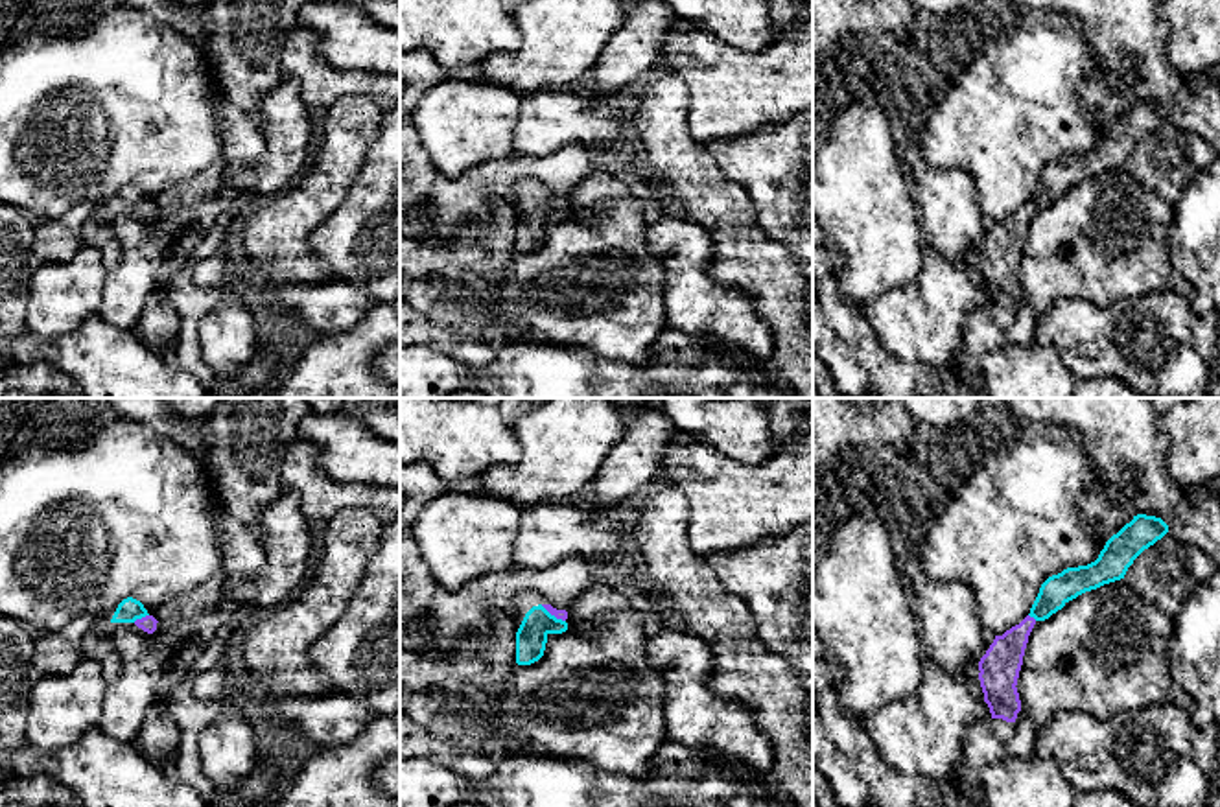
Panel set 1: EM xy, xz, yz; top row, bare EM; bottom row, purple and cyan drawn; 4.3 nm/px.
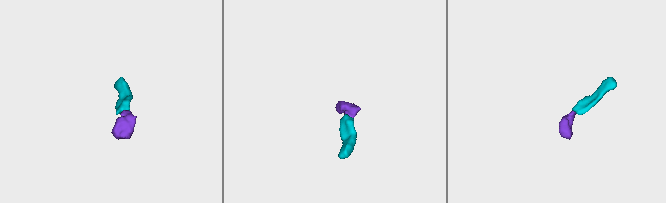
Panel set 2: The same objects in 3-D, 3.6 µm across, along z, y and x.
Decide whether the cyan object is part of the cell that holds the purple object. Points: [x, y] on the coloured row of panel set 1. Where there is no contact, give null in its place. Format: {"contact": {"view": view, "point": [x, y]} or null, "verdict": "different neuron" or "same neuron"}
{"contact": {"view": "xz", "point": [553, 614]}, "verdict": "same neuron"}

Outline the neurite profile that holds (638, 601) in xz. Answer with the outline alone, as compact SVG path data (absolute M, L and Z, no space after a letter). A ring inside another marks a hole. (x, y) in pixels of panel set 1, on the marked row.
M623 584L623 595L627 597L630 610L641 612L652 621L662 621L660 602L652 602L654 593L643 593L634 584Z

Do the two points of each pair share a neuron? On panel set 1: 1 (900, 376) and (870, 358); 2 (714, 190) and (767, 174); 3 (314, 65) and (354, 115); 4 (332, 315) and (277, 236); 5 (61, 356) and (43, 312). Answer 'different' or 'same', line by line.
1: same
2: different
3: different
4: different
5: different

